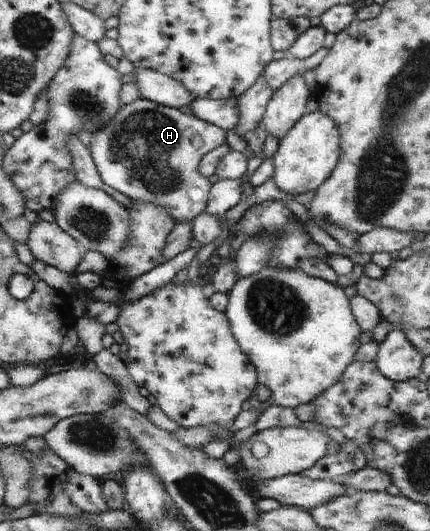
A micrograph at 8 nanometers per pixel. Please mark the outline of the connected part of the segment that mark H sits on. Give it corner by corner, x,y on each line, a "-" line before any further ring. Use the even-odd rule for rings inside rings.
140,97
131,104
123,105
108,126
92,135
90,152
105,184
133,201
163,206
176,219
177,225
193,222
206,212
212,185
200,172
200,165
209,152
226,143
227,133
223,128
204,122
193,114
183,114
178,108
162,106

